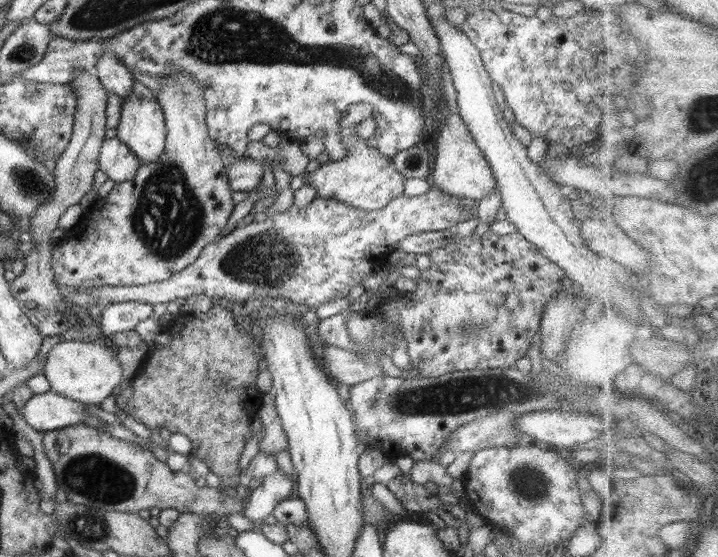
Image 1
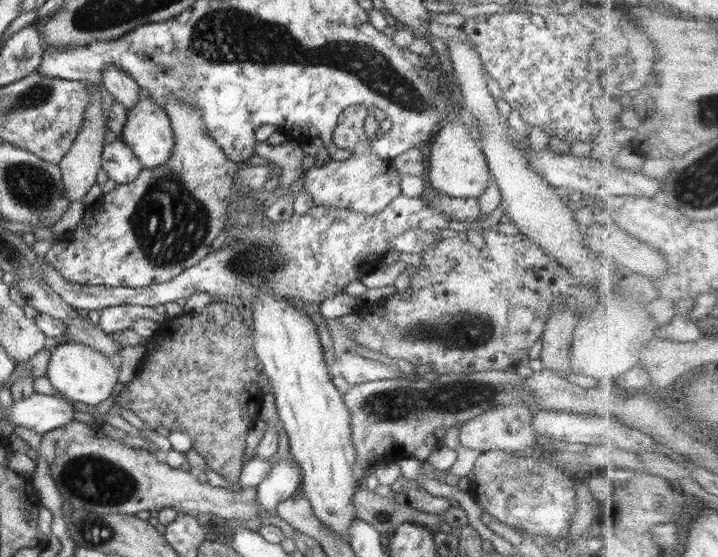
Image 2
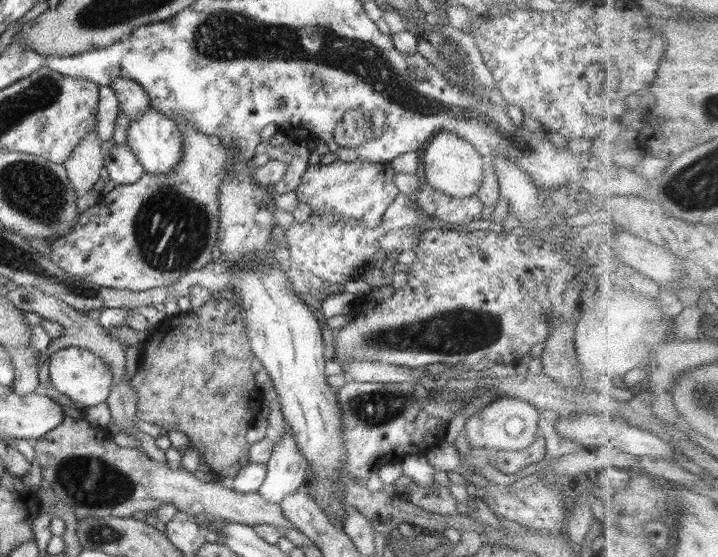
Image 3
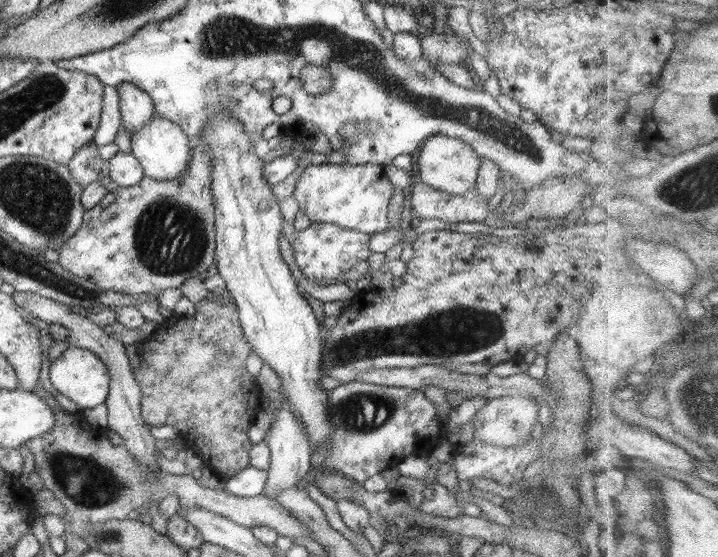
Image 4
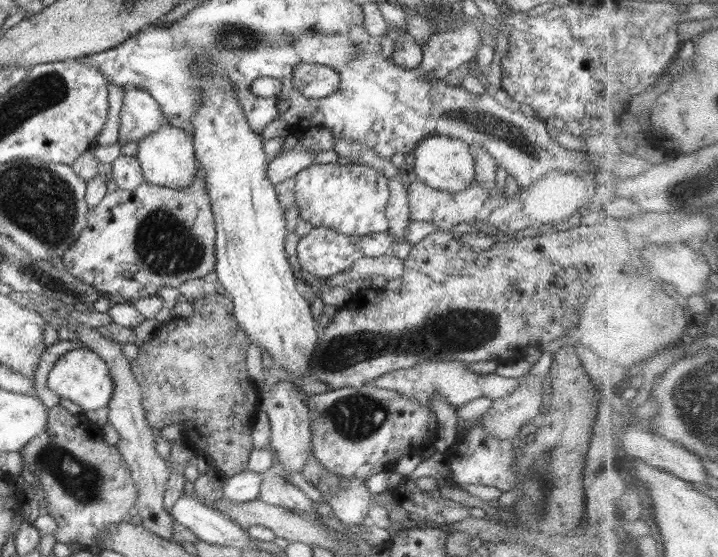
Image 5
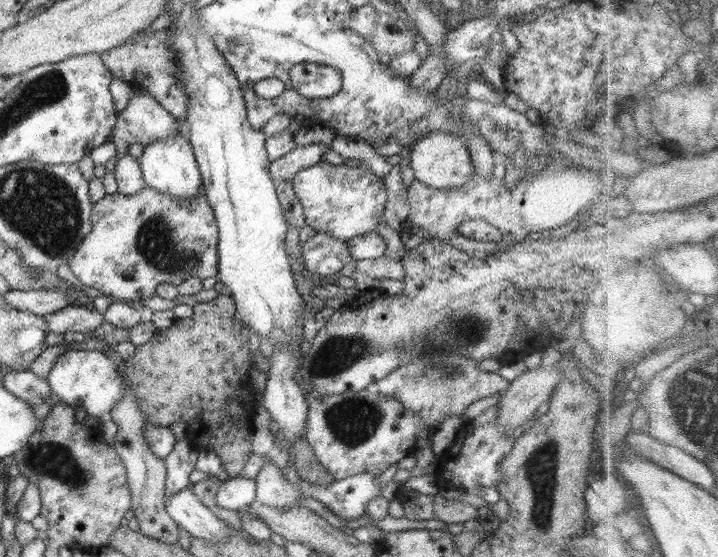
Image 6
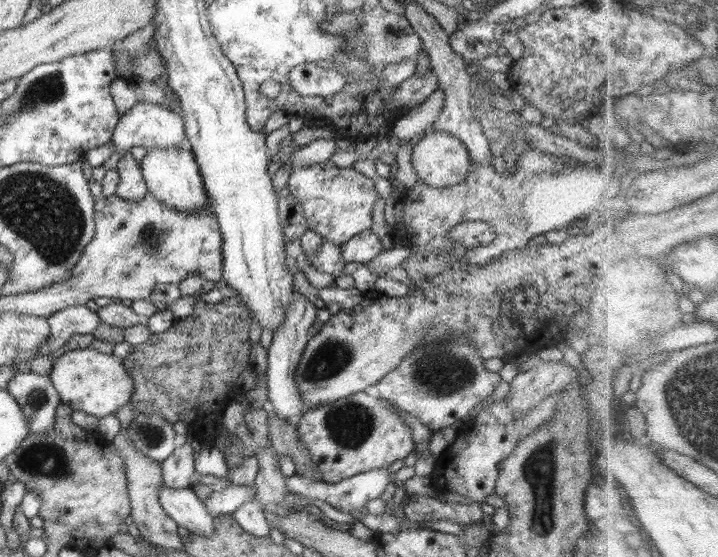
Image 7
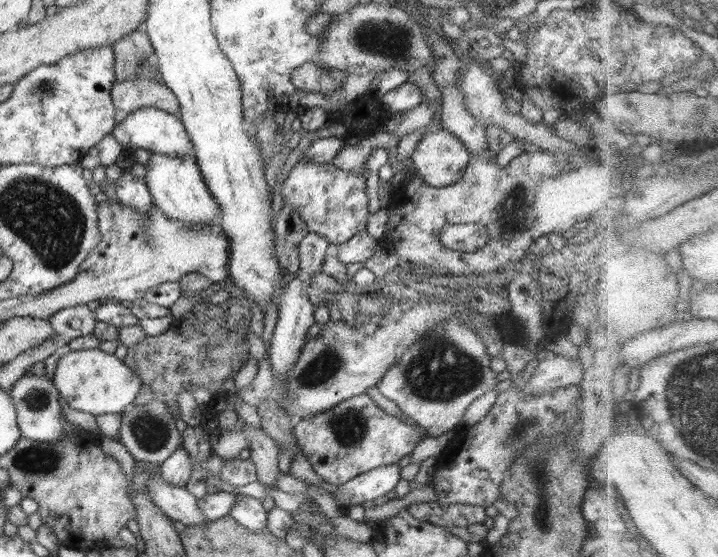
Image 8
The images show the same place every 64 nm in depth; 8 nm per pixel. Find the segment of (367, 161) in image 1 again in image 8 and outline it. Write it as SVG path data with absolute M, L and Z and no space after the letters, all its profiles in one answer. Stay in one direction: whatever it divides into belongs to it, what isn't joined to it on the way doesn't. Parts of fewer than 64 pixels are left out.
M306 152L290 170L284 181L281 195L284 201L300 213L305 228L326 238L332 248L344 244L354 235L365 230L368 216L371 214L368 211L365 177L356 176L352 172L339 168L334 162L316 165L306 159Z

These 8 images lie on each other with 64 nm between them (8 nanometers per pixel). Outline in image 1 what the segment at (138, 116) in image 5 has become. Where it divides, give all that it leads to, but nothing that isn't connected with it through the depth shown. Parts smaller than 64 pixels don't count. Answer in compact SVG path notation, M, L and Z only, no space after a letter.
M102 53L96 59L92 72L98 77L108 95L114 94L126 100L132 94L133 76L116 54Z

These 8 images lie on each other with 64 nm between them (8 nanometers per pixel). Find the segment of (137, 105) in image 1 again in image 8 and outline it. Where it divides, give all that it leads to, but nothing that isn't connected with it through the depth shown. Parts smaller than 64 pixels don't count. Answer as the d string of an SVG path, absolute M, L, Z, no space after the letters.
M152 154L145 167L144 180L153 204L158 206L167 217L174 219L176 224L182 224L186 228L196 228L196 226L208 226L217 222L218 203L210 194L193 156L178 158L178 156Z

